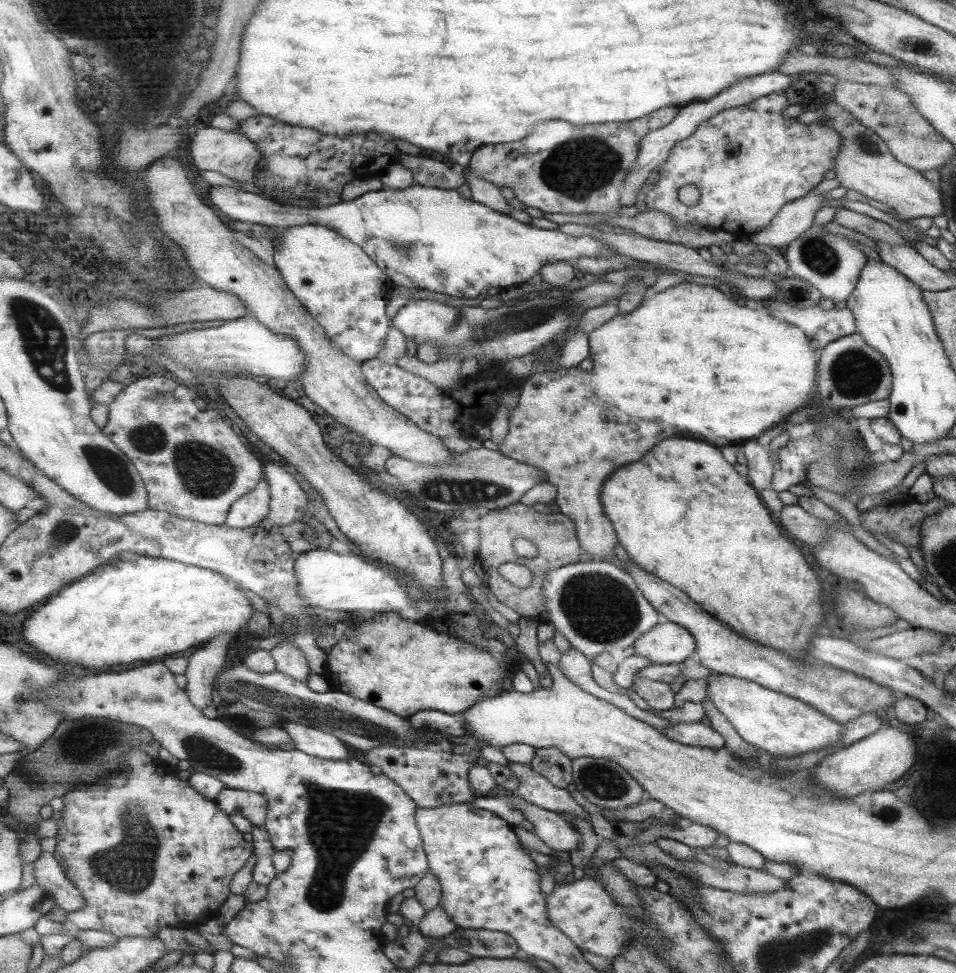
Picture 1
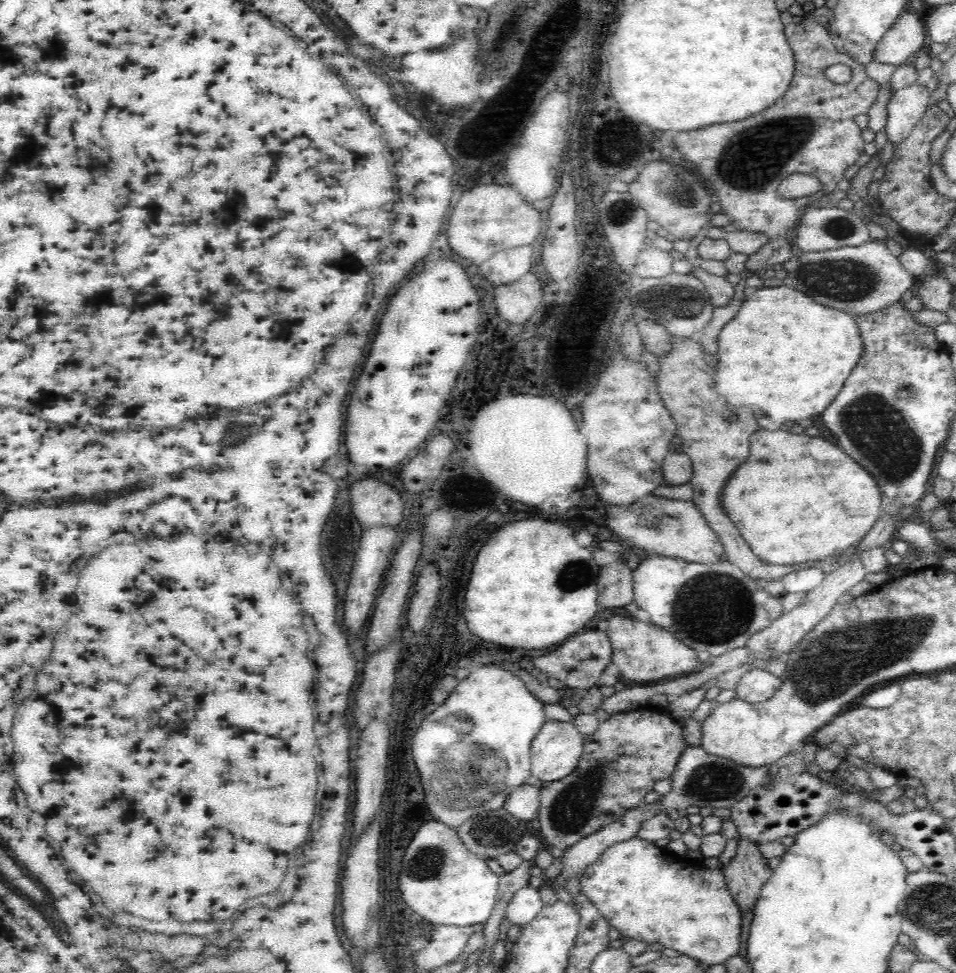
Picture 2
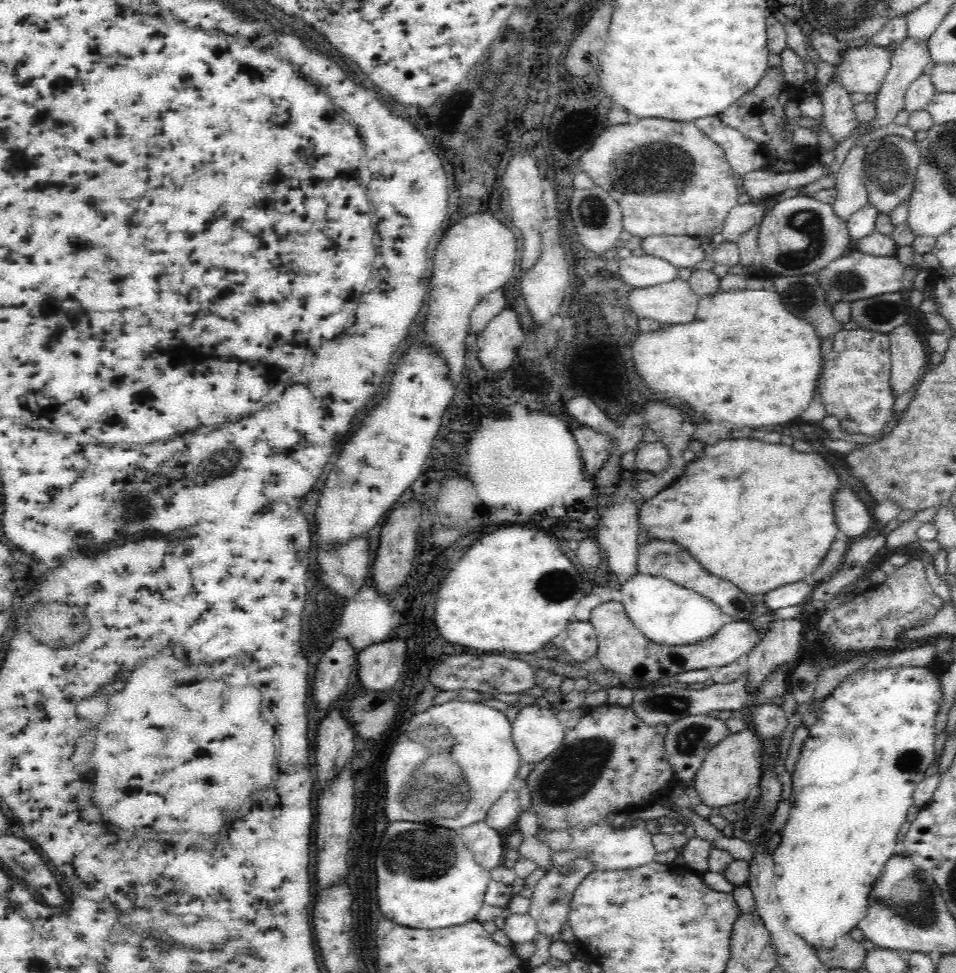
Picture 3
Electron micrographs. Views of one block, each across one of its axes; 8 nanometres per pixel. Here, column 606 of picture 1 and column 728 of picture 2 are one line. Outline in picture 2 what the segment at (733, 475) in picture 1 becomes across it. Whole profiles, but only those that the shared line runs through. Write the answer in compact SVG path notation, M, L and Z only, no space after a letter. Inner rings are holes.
M756 430L749 446L748 458L726 480L719 500L759 560L793 568L809 566L815 560L840 554L848 546L860 542L882 514L882 492L877 480L828 440L782 430Z

